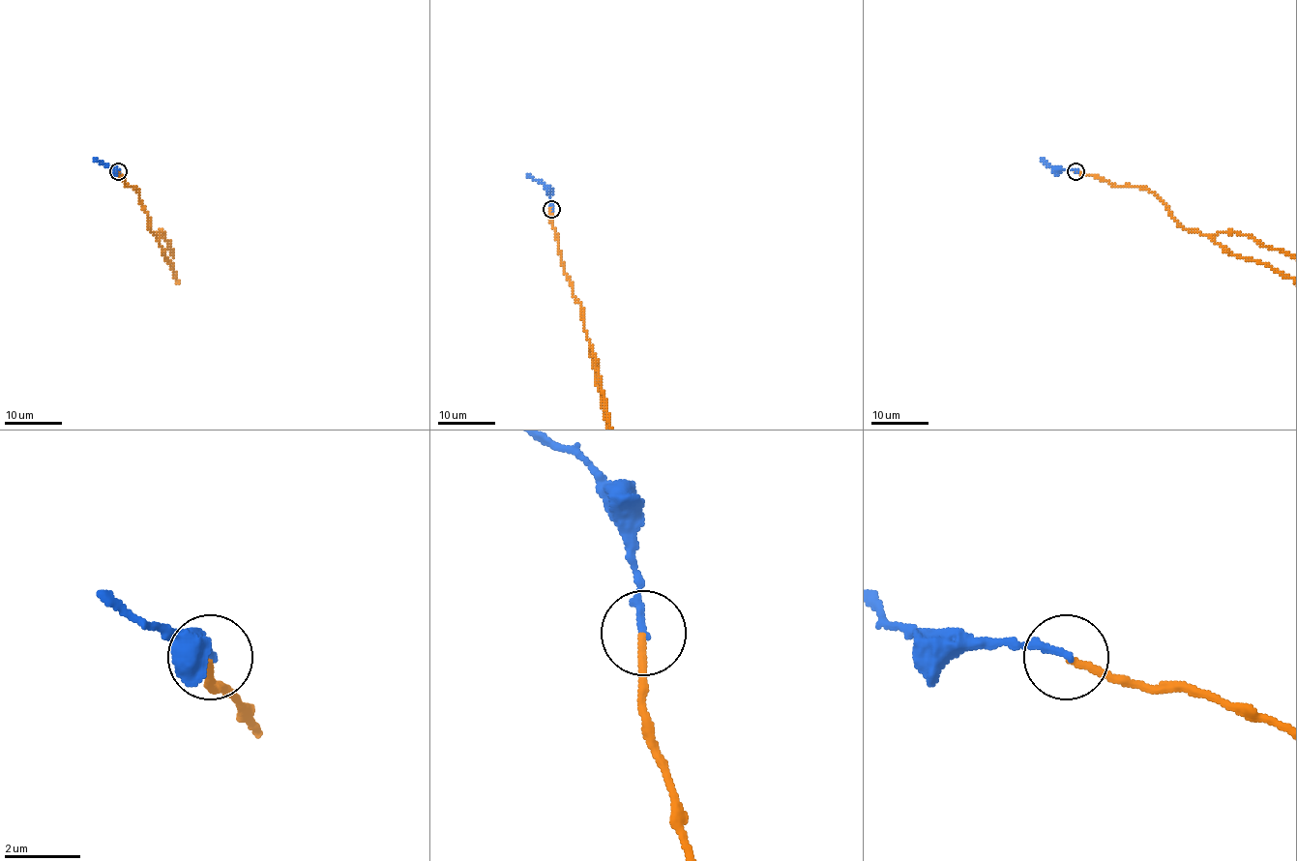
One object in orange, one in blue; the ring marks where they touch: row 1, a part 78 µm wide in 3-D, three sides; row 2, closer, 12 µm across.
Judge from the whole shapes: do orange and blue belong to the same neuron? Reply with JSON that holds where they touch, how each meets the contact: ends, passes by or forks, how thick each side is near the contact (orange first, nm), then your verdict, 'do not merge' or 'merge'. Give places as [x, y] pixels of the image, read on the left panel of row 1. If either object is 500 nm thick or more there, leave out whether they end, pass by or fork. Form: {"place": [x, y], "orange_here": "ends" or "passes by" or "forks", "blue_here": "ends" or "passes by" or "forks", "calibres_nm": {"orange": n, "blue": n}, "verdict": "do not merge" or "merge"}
{"place": [118, 171], "orange_here": "ends", "blue_here": "ends", "calibres_nm": {"orange": 180, "blue": 190}, "verdict": "do not merge"}

